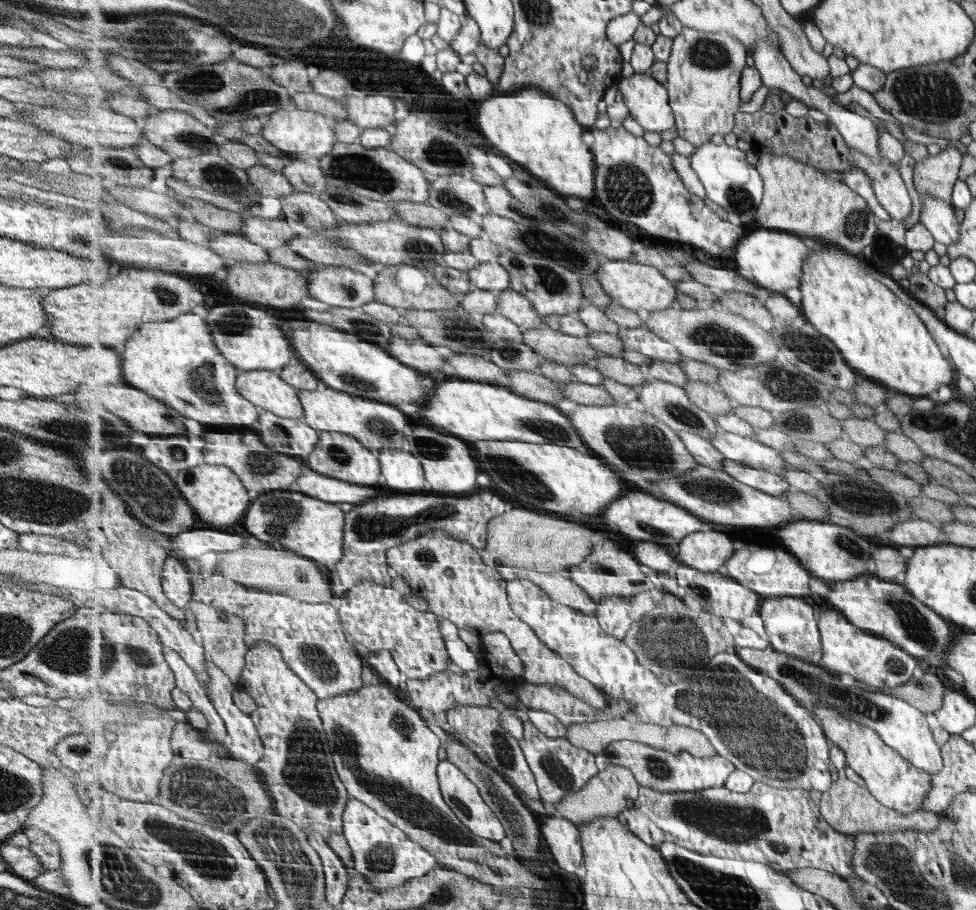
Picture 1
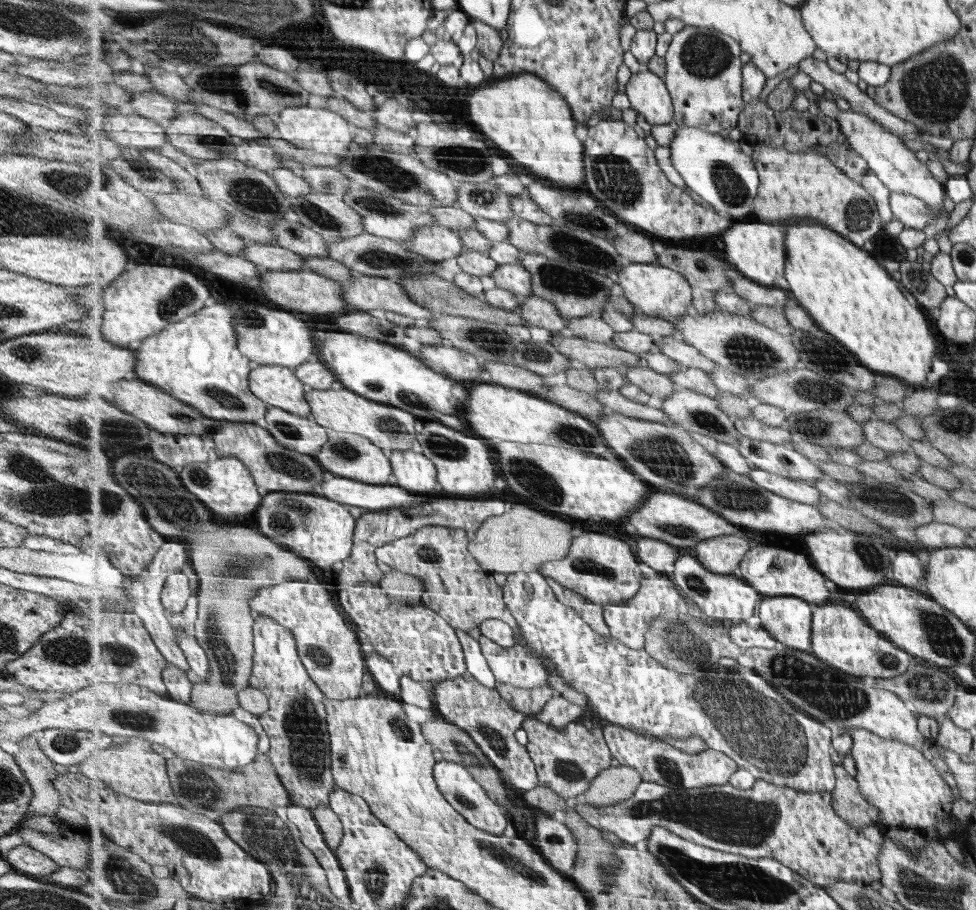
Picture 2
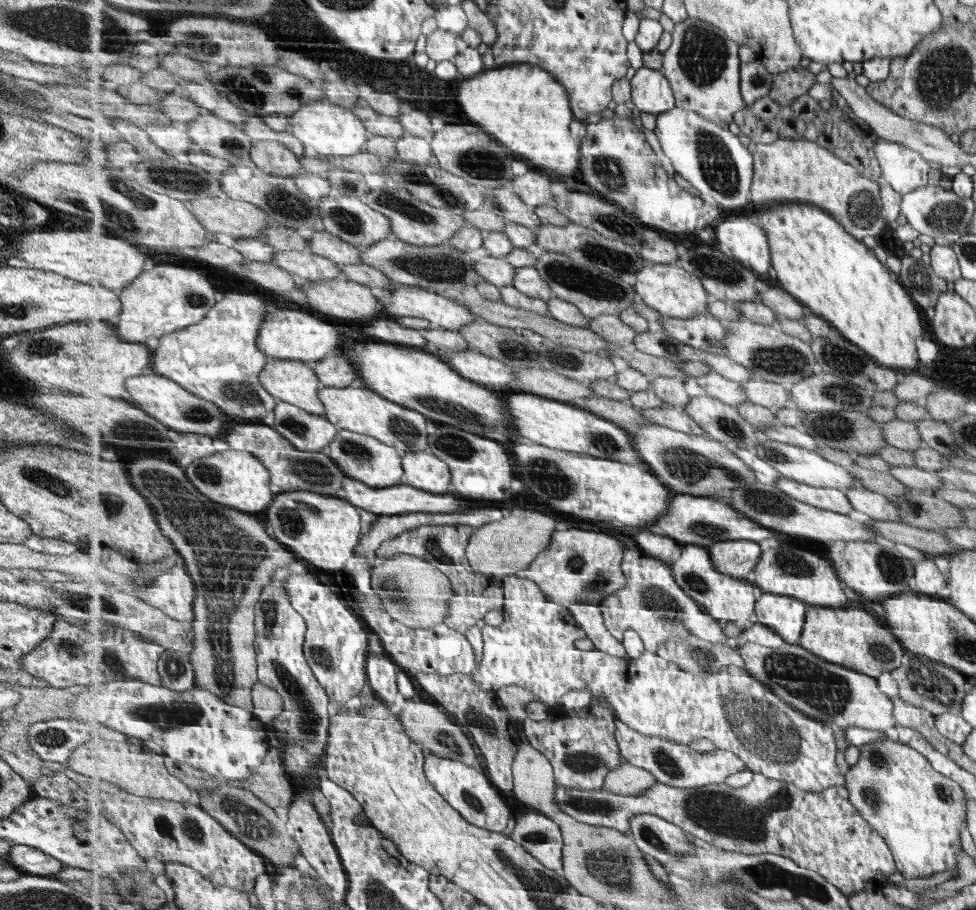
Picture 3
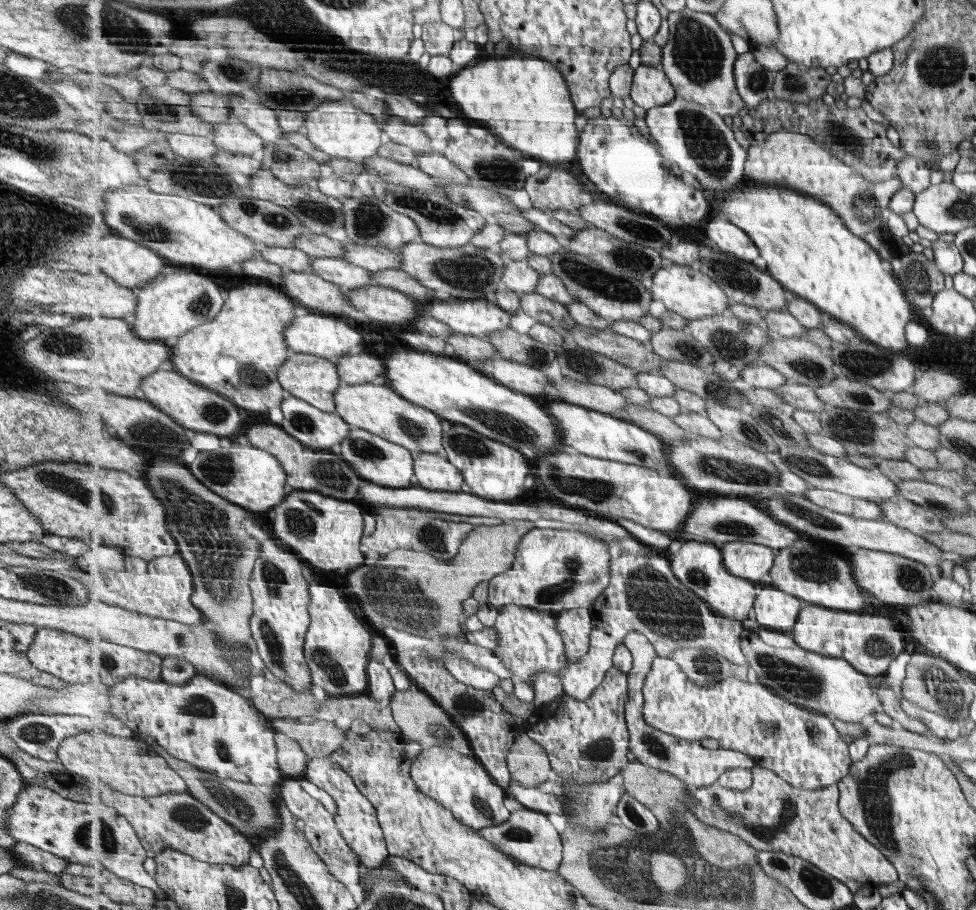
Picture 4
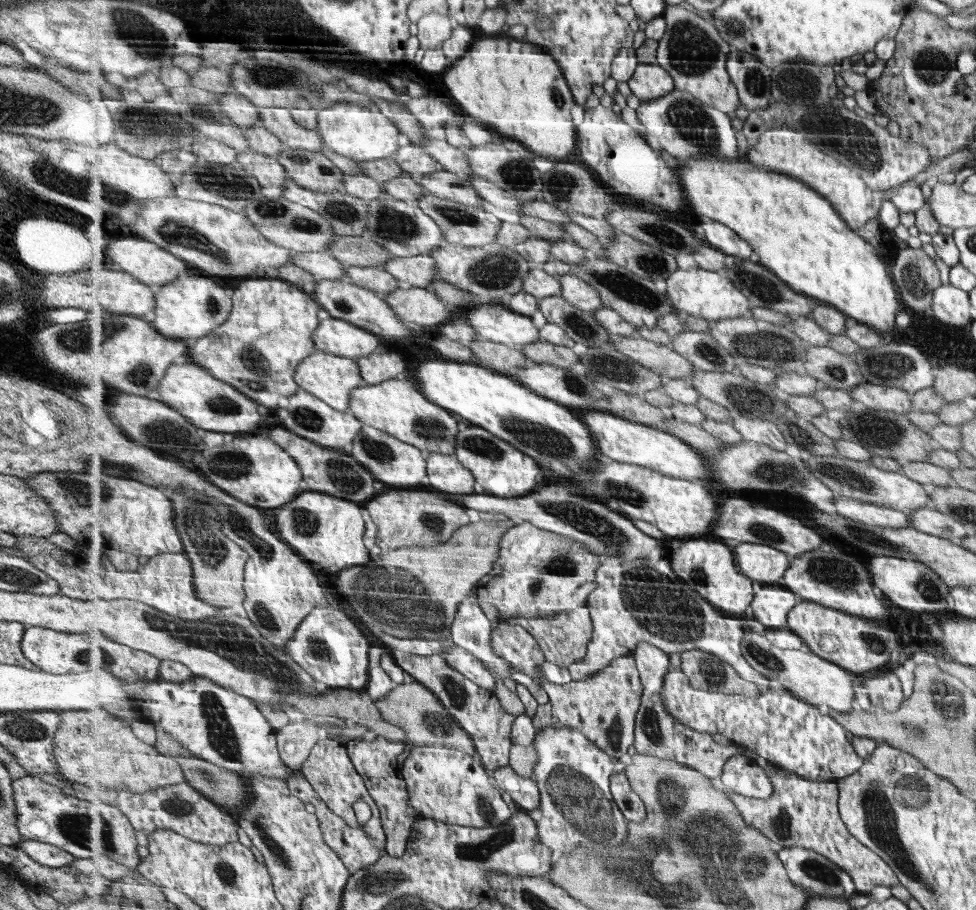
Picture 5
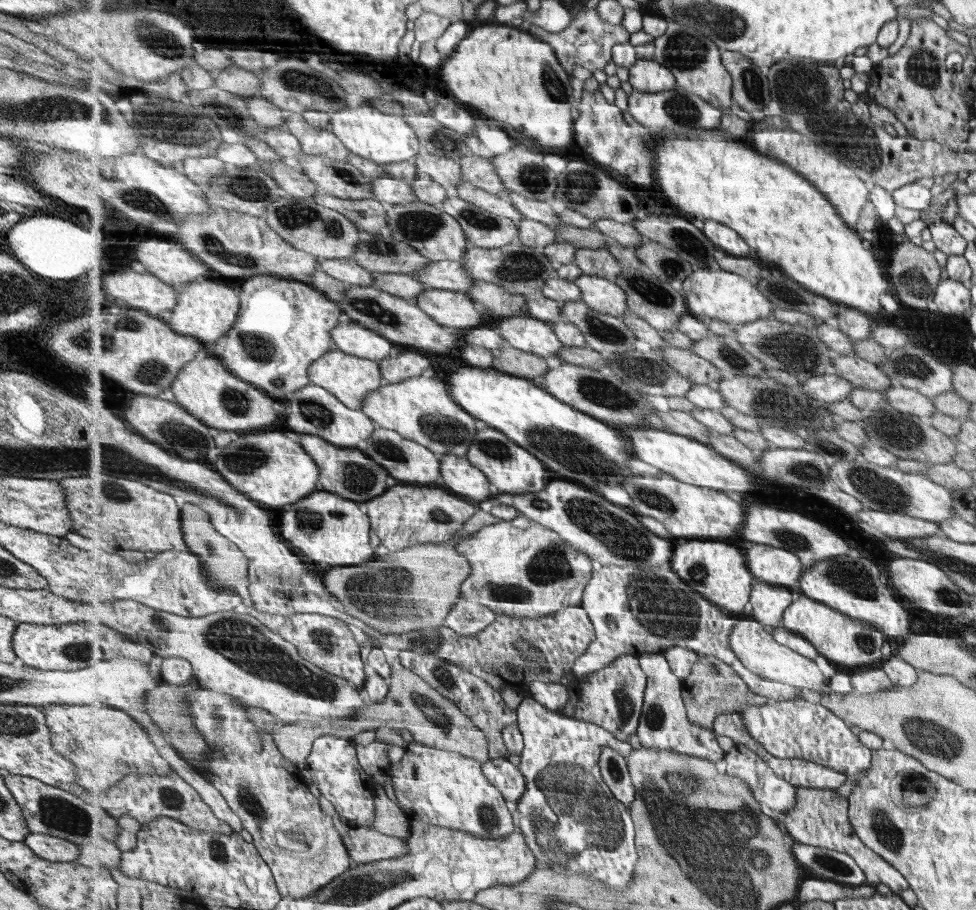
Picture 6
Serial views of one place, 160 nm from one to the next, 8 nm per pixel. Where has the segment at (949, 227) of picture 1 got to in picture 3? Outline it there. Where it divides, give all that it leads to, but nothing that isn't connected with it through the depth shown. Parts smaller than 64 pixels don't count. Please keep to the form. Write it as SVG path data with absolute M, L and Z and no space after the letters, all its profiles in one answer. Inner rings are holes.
M878 139L874 148L881 163L882 179L901 194L909 194L929 186L931 164L920 152L900 142Z

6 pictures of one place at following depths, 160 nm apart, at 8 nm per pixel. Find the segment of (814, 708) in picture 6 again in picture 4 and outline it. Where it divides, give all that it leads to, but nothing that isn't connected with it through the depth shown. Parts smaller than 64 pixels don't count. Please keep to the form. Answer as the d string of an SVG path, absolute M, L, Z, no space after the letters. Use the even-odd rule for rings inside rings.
M658 657L651 667L651 673L647 675L643 693L646 699L643 718L655 730L688 741L699 741L701 738L718 740L721 747L751 755L757 764L774 770L791 785L803 790L838 785L850 773L855 761L849 754L850 746L845 744L844 736L833 726L833 720L778 696L770 687L755 678L743 681L731 677L715 685L699 686L674 659Z

